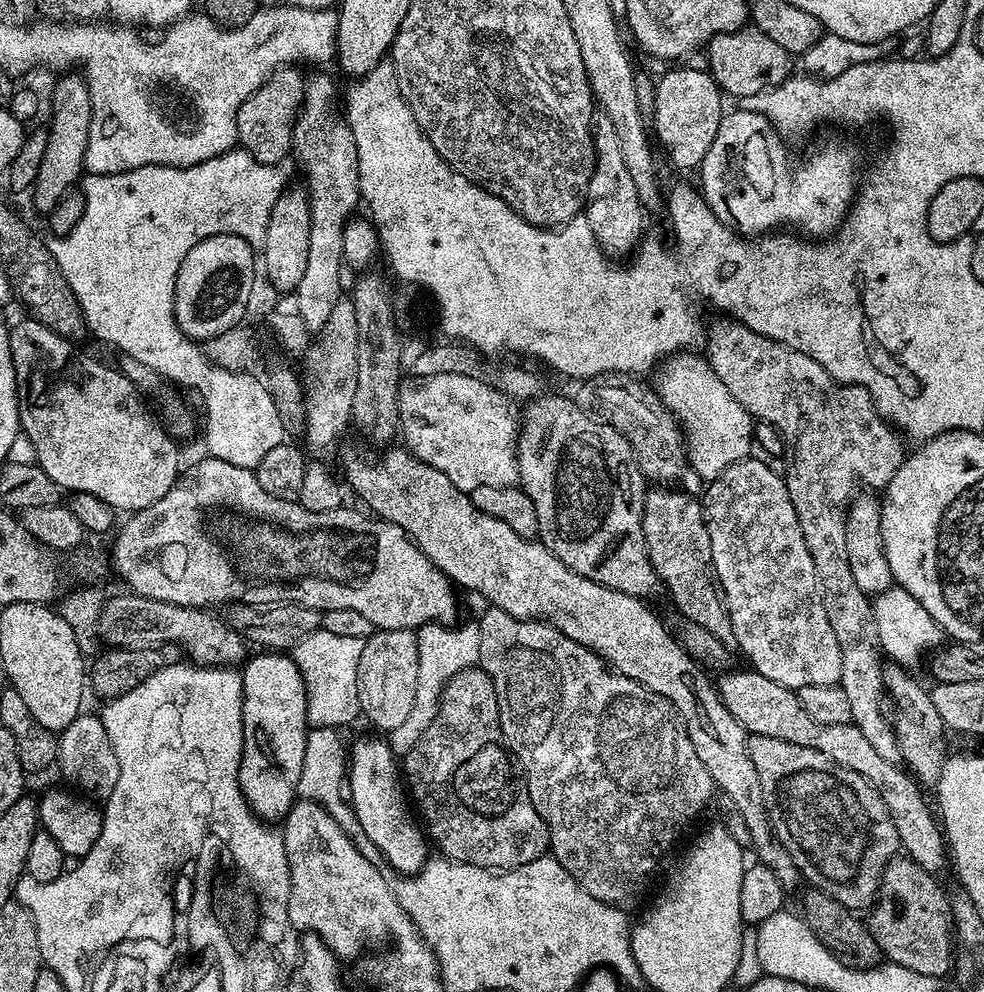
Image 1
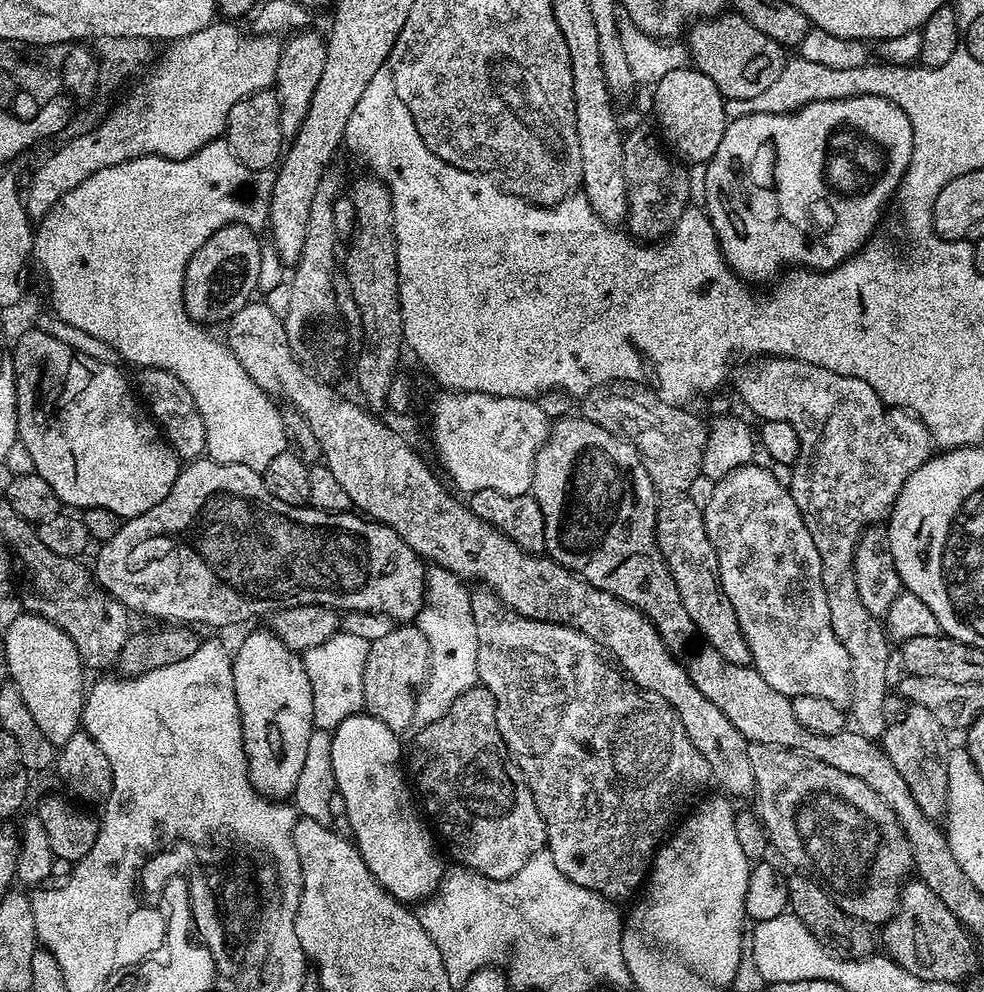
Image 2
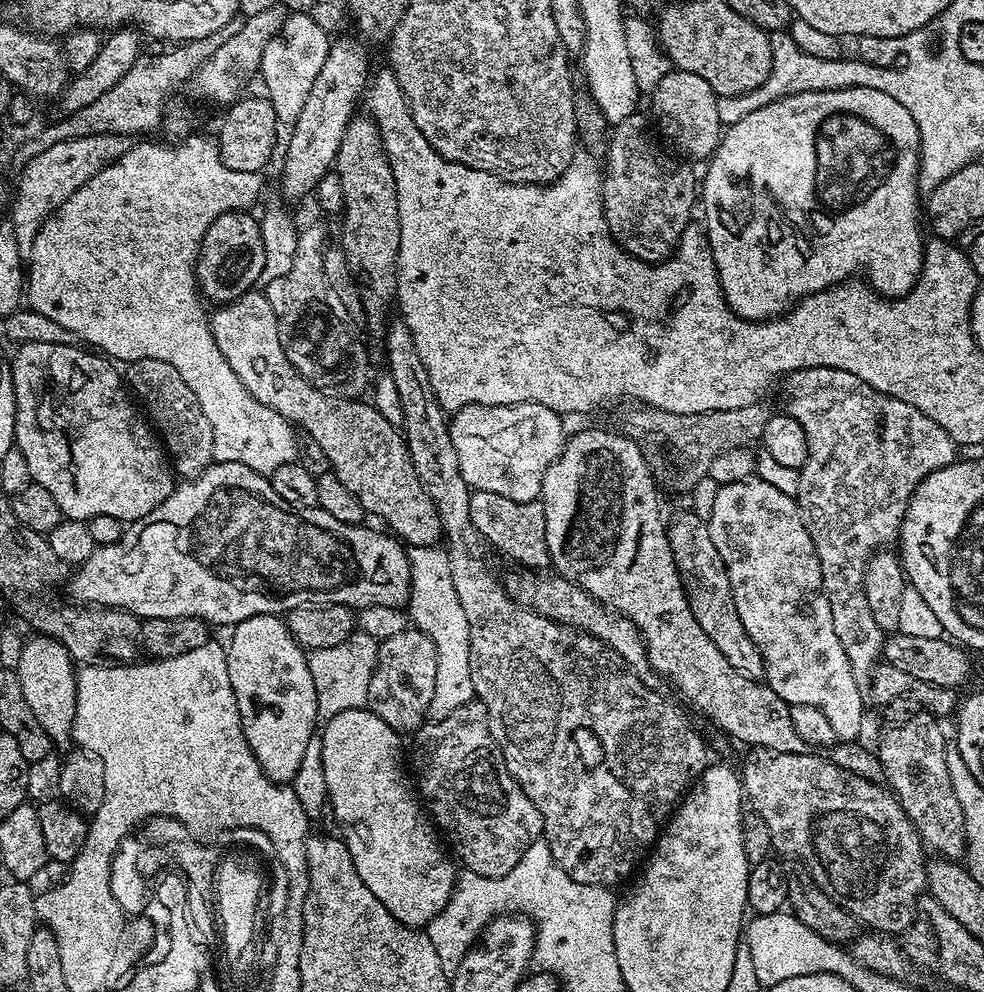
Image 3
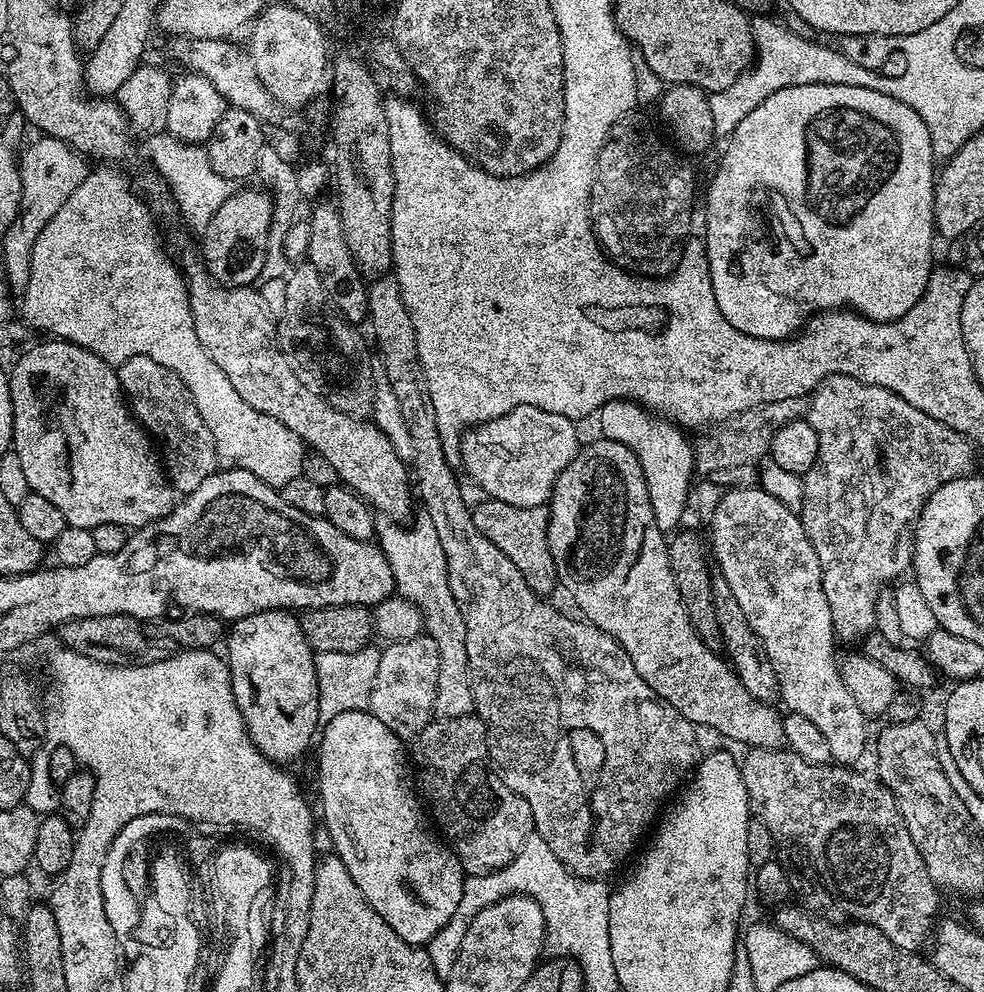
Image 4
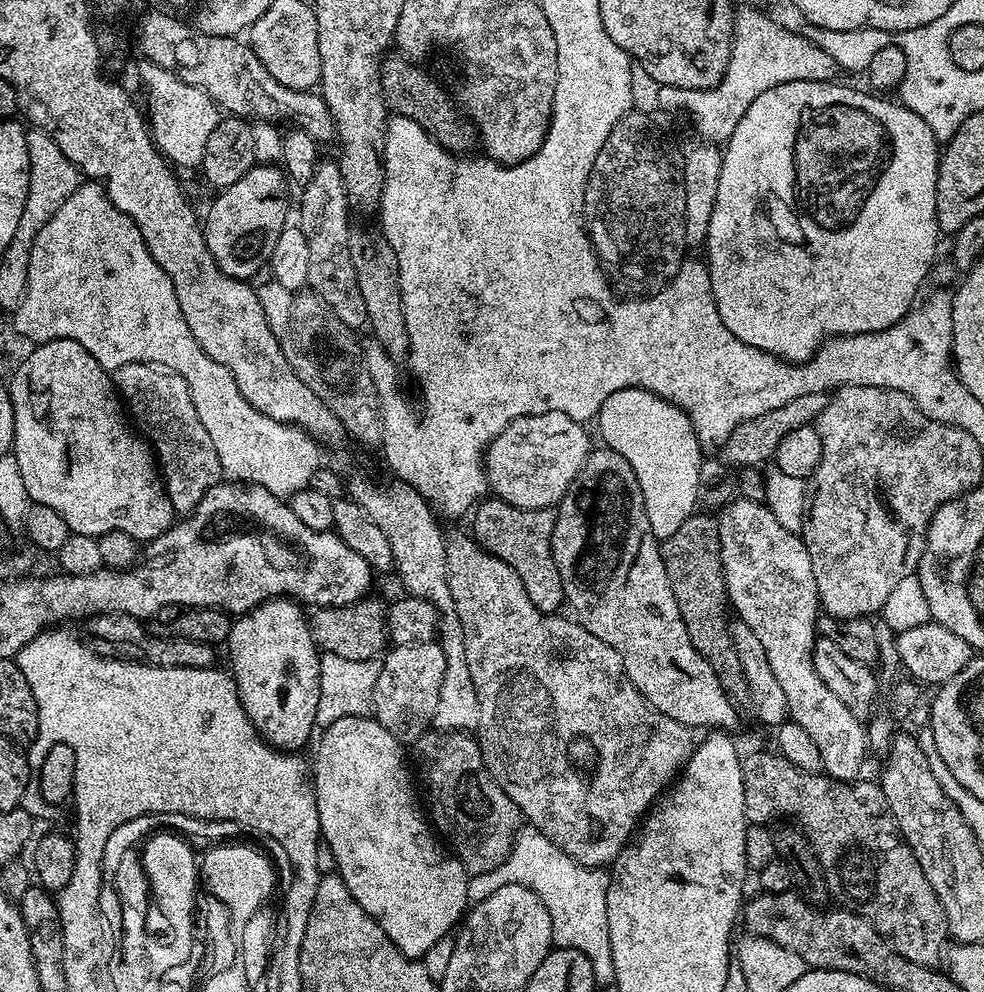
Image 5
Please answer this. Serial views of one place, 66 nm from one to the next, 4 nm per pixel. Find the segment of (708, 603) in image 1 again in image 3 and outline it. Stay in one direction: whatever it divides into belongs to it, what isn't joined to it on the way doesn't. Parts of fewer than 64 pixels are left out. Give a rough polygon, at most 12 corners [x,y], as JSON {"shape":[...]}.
{"shape":[[705,517],[667,530],[688,604],[742,678],[763,681]]}

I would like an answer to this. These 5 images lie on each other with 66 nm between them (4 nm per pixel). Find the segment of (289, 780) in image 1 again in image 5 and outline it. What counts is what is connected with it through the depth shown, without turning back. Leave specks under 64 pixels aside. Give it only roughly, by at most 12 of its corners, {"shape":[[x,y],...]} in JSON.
{"shape":[[263,600],[226,641],[265,744],[317,727],[321,653],[305,609]]}

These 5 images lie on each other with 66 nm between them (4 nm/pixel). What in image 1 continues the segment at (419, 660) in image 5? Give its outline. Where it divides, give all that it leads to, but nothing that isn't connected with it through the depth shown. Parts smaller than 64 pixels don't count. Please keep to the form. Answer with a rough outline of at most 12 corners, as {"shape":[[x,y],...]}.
{"shape":[[413,629],[376,630],[357,668],[363,719],[395,733],[414,706]]}

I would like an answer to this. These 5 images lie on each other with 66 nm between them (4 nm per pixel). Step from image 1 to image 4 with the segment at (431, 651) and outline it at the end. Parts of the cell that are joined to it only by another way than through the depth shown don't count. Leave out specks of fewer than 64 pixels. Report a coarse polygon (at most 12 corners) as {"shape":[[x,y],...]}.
{"shape":[[430,518],[377,519],[395,591],[438,646],[435,715],[474,708],[466,622]]}

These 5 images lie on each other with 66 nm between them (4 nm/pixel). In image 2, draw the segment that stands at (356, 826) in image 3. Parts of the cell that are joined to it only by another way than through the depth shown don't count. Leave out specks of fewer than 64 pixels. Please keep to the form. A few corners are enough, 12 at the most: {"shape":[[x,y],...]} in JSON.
{"shape":[[367,714],[330,732],[342,815],[395,900],[446,864],[400,761]]}

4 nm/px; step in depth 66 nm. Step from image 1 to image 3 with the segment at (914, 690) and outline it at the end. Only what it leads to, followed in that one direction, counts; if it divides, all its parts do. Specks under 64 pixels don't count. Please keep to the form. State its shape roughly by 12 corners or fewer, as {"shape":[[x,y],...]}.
{"shape":[[937,717],[888,728],[874,748],[929,853],[959,861],[964,819]]}

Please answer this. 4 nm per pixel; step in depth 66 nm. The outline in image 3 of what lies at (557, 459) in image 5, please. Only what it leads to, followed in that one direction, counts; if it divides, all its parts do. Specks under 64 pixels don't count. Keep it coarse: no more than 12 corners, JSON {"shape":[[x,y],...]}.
{"shape":[[471,404],[448,425],[469,489],[540,499],[566,443],[541,404]]}

